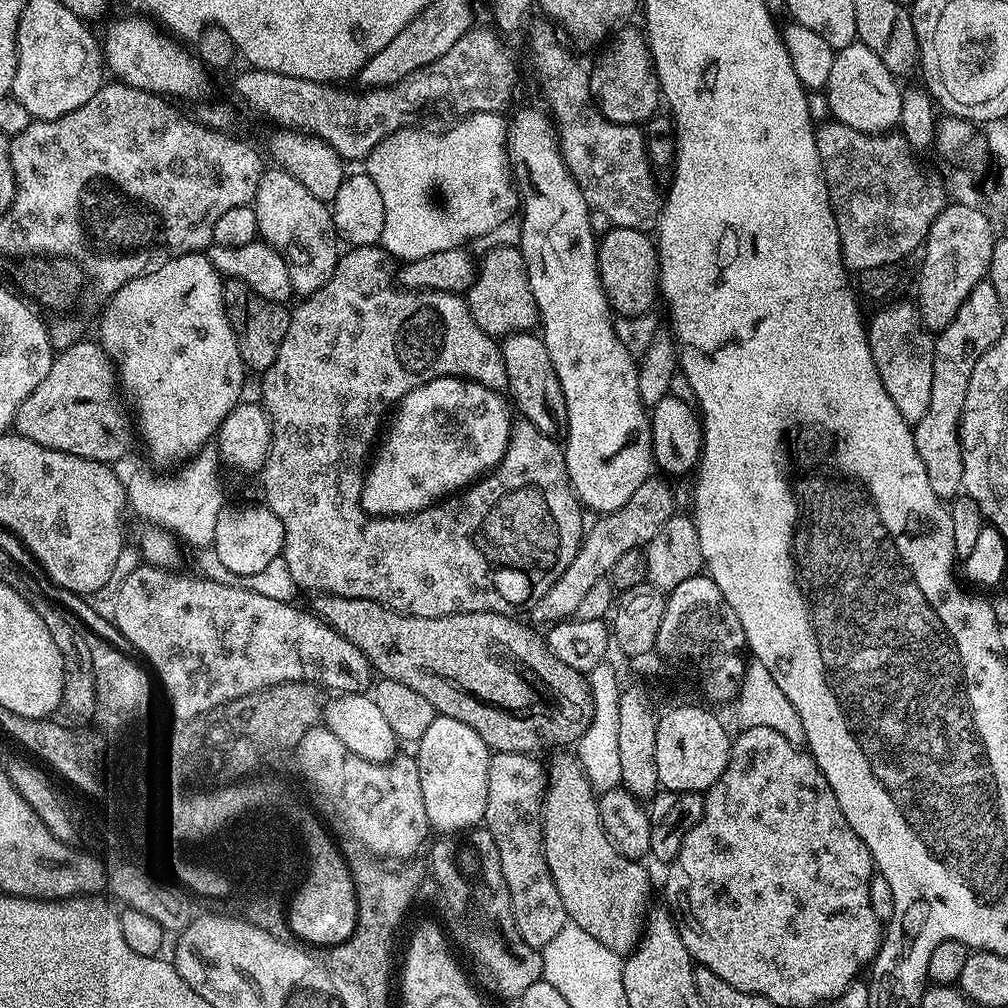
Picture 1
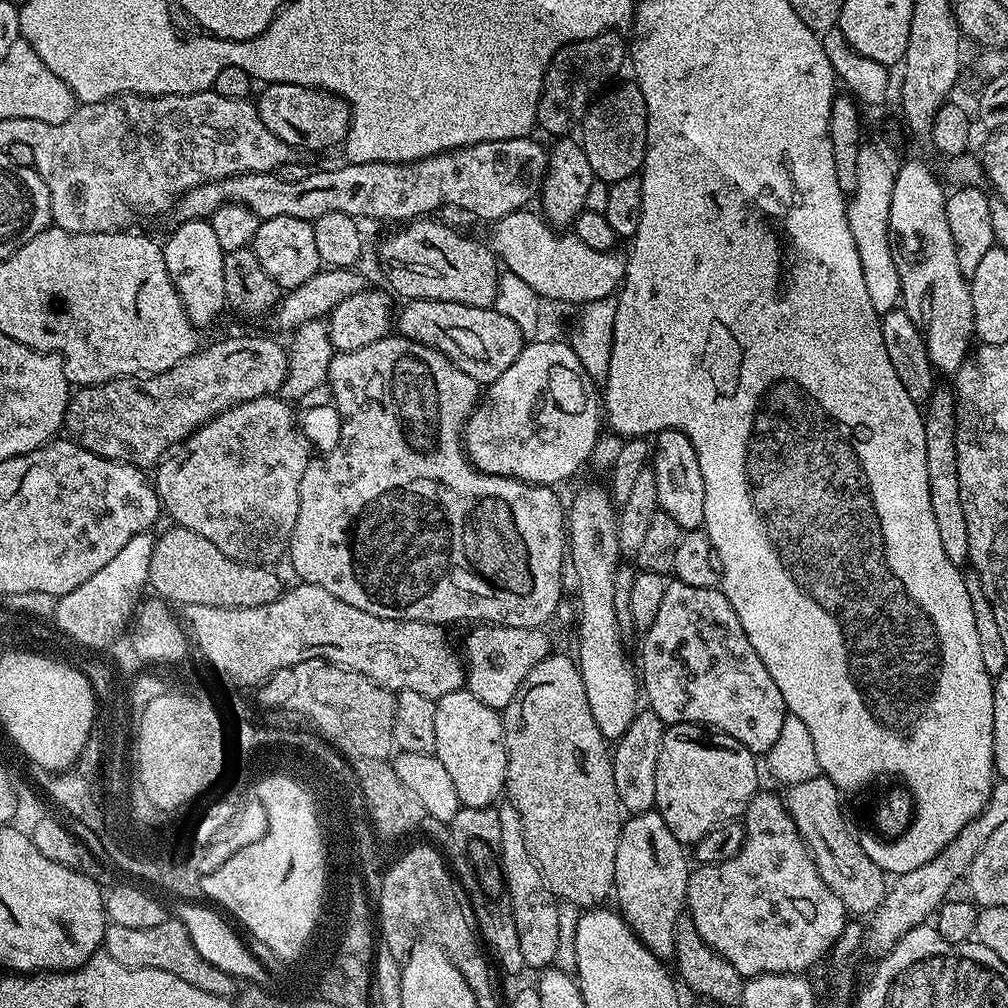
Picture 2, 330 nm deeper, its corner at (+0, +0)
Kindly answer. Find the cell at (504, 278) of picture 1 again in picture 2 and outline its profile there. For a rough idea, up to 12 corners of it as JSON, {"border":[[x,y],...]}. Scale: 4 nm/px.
{"border":[[417,218],[380,244],[387,287],[491,308],[491,247]]}

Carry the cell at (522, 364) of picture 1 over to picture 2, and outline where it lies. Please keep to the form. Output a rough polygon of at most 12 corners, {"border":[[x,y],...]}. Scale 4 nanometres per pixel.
{"border":[[410,300],[399,335],[484,386],[526,343],[495,307]]}

